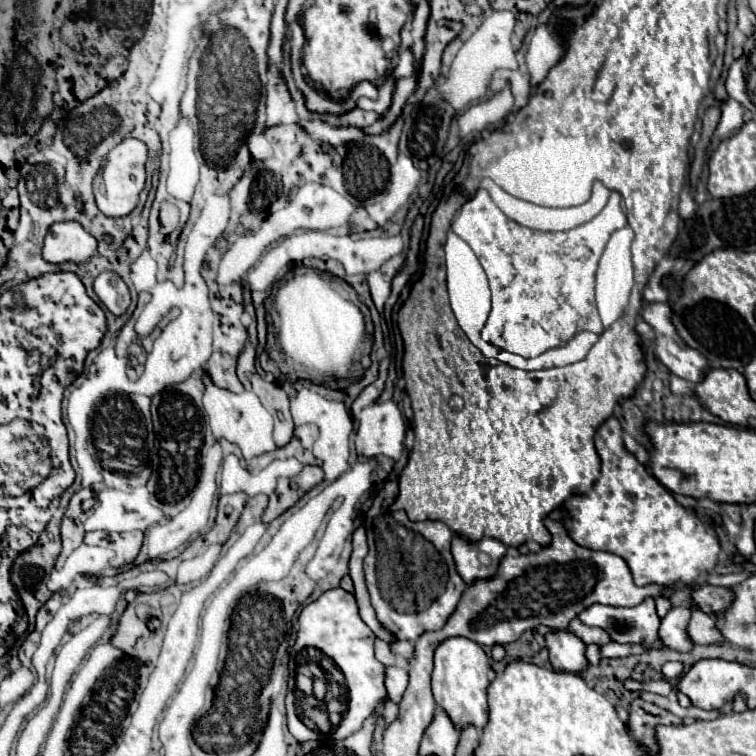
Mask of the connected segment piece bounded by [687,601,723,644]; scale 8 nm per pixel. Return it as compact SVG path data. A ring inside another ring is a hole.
M691 601L691 618L687 627L689 638L695 644L721 644L723 638L719 636L719 630L715 628L715 622L709 622L709 616L701 612L694 602Z

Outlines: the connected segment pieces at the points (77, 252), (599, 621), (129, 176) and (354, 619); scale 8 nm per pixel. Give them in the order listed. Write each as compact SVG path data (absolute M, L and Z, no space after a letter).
M55 222L43 244L43 258L53 264L67 260L87 262L97 248L97 240L79 222Z
M645 598L635 608L593 604L579 614L579 620L587 626L603 628L613 642L641 644L645 648L663 648L663 642L659 638L661 618L657 616L653 598Z
M135 138L123 140L107 154L103 168L97 174L99 180L93 180L95 202L105 216L127 216L135 208L139 192L145 186L145 160L147 160L147 146Z
M331 588L323 592L315 602L307 604L299 614L299 632L293 650L299 652L307 646L319 648L345 674L349 696L347 696L347 712L341 714L341 722L339 726L335 726L337 740L357 732L363 726L363 720L375 710L375 704L387 698L387 690L383 684L385 666L373 656L373 640L375 634L359 618L355 596L343 588Z

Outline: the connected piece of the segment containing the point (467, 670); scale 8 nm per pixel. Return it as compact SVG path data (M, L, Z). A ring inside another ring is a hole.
M453 636L437 646L431 688L435 702L451 716L457 728L463 728L463 724L475 724L477 728L483 728L487 724L487 672L489 658L477 642L463 636Z

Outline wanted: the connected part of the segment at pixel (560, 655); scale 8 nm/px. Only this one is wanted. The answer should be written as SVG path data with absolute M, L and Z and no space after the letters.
M561 630L557 634L547 634L547 650L555 670L565 672L581 672L587 666L585 644L571 632Z

